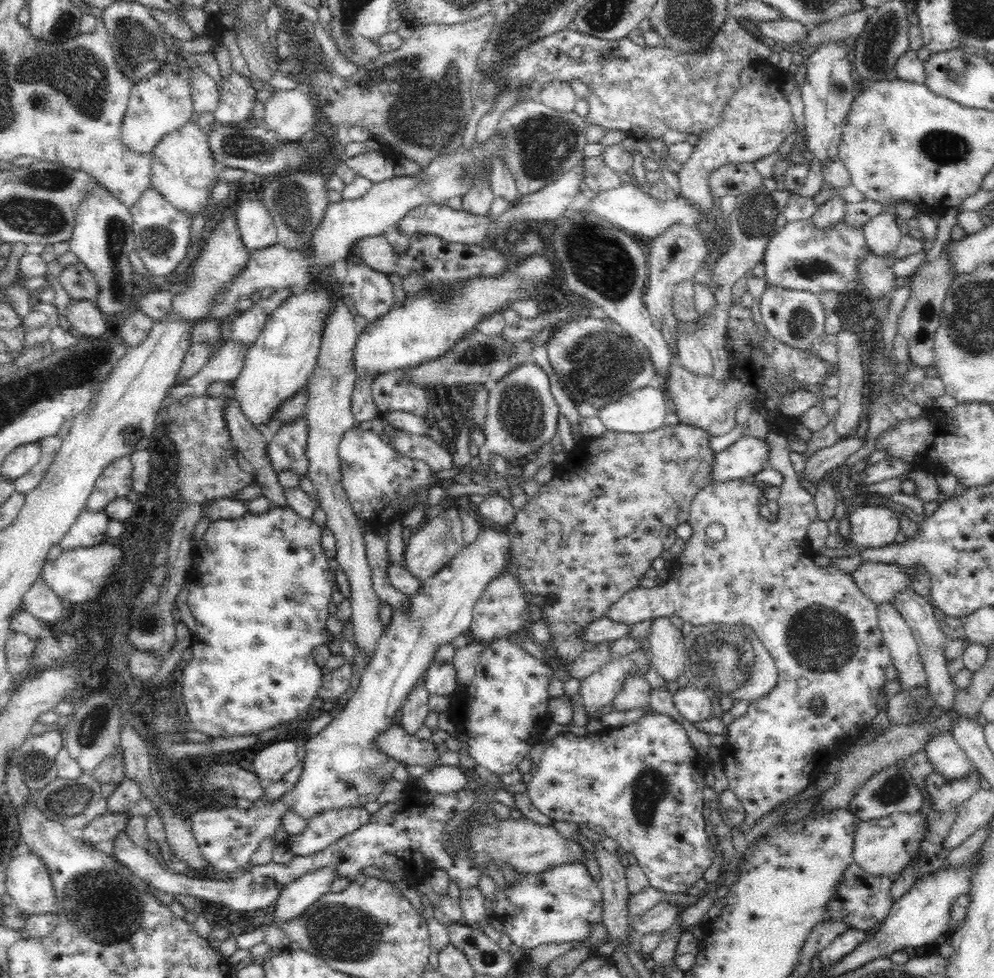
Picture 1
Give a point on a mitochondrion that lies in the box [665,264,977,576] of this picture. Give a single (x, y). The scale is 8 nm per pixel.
(801, 324)

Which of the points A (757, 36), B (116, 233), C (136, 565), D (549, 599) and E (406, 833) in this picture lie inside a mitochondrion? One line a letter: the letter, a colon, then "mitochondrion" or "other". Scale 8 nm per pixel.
A: other
B: mitochondrion
C: other
D: other
E: other

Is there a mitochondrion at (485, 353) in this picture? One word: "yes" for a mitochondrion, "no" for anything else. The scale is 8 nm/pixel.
yes

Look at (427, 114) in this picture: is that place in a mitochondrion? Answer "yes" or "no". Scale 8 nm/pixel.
yes

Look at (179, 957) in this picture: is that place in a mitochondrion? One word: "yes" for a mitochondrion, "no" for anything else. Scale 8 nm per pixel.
no

